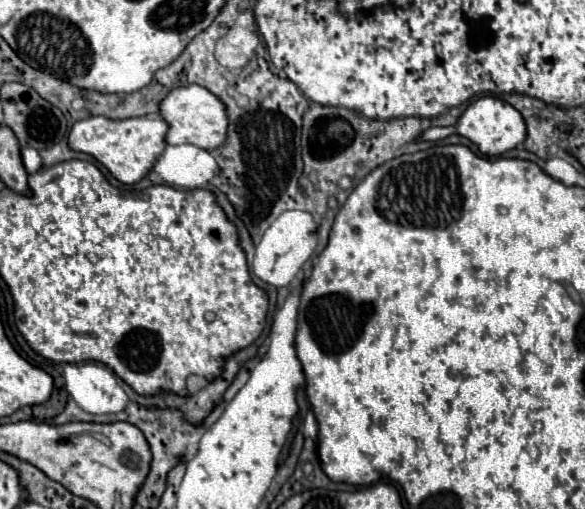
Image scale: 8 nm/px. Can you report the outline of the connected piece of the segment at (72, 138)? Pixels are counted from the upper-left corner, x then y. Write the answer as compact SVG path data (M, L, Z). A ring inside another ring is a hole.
M87 117L77 121L69 131L69 147L73 151L87 153L95 157L101 165L109 169L109 173L125 183L137 183L141 181L153 163L157 161L159 153L165 149L165 133L167 123L161 117L133 117L133 119L119 119L113 121L109 117Z

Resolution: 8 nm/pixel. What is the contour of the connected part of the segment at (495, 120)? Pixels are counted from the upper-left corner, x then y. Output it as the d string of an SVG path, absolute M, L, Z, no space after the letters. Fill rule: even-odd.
M479 97L475 99L459 117L457 125L453 127L455 133L467 137L469 141L473 141L477 145L477 149L483 155L489 157L499 157L509 149L515 149L519 143L525 141L525 121L521 117L521 113L511 107L509 103L497 99L497 97Z

